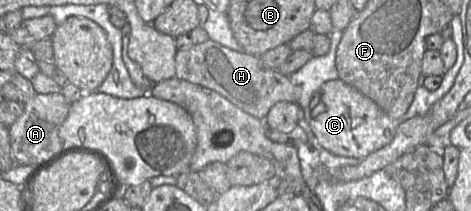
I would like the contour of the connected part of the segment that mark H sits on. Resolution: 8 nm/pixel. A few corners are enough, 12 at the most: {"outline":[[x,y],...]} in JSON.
{"outline":[[211,39],[178,50],[177,78],[265,120],[300,87]]}

